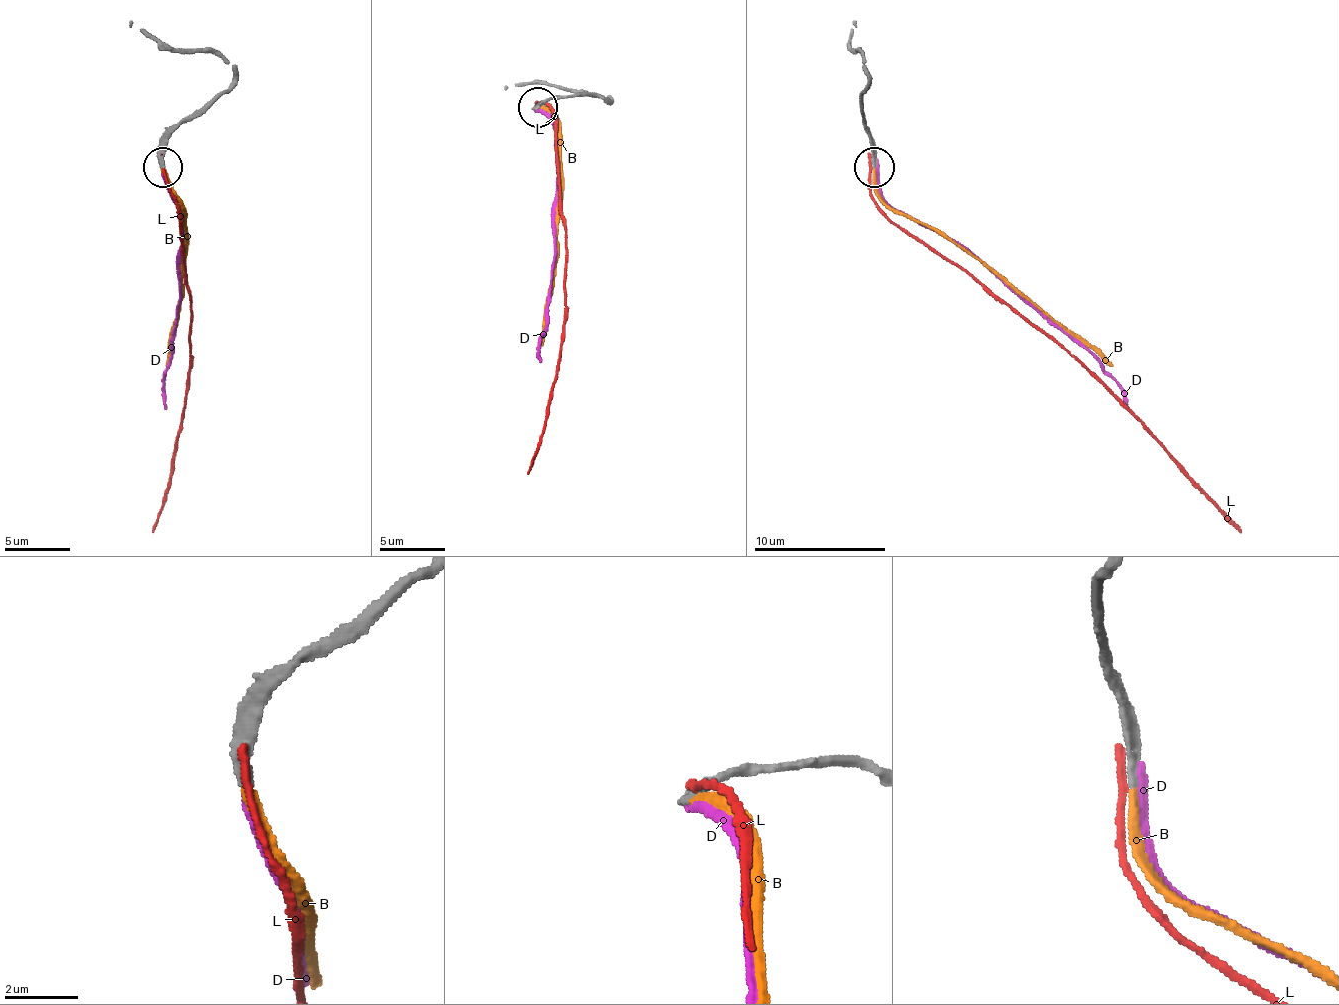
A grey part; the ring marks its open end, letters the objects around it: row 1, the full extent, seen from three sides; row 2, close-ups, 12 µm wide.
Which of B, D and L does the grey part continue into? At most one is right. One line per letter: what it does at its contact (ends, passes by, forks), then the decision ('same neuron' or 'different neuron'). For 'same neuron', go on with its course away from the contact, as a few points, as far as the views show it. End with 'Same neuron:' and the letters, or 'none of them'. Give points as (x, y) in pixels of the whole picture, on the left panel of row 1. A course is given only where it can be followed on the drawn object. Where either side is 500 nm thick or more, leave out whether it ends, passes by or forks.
B: it ends | same neuron | via (163, 168), (173, 197), (183, 211), (186, 250), (167, 365)
D: it ends | different neuron
L: it ends | different neuron
Same neuron: B

